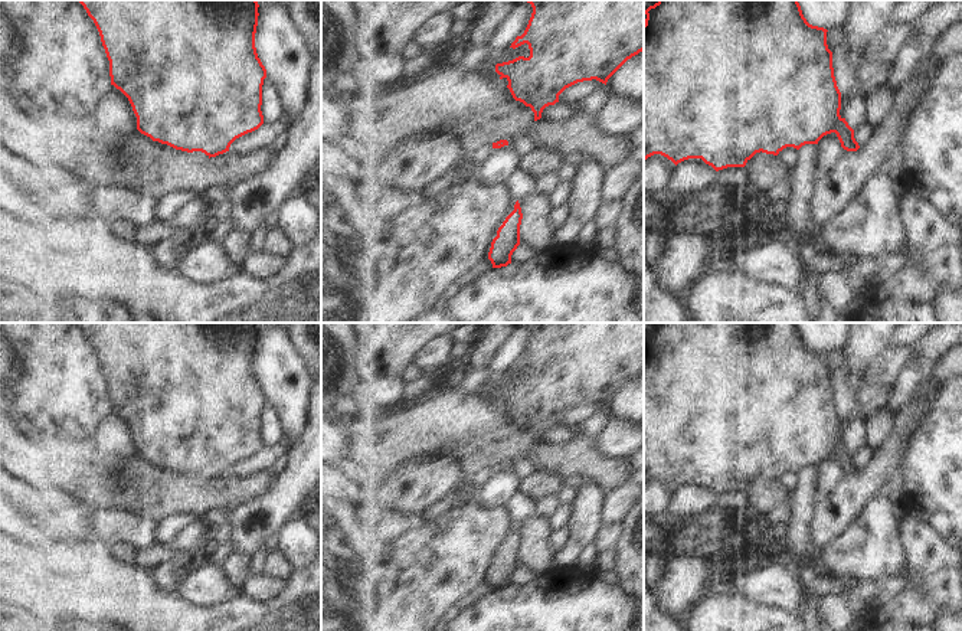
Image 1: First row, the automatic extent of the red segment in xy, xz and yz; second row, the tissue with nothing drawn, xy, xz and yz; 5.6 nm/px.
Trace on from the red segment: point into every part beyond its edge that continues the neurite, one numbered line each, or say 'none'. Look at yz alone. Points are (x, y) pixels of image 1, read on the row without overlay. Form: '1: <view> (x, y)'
none

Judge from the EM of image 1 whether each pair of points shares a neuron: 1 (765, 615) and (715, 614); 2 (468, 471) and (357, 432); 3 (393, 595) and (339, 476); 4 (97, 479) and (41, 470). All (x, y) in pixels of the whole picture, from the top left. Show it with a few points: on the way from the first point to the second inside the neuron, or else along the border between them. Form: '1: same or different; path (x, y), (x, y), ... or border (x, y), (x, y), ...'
1: same; path (752, 615), (727, 615)
2: same; path (450, 441), (442, 434), (388, 434)
3: same; path (363, 565), (363, 559), (339, 527), (339, 506)
4: same; path (82, 470), (55, 470)

